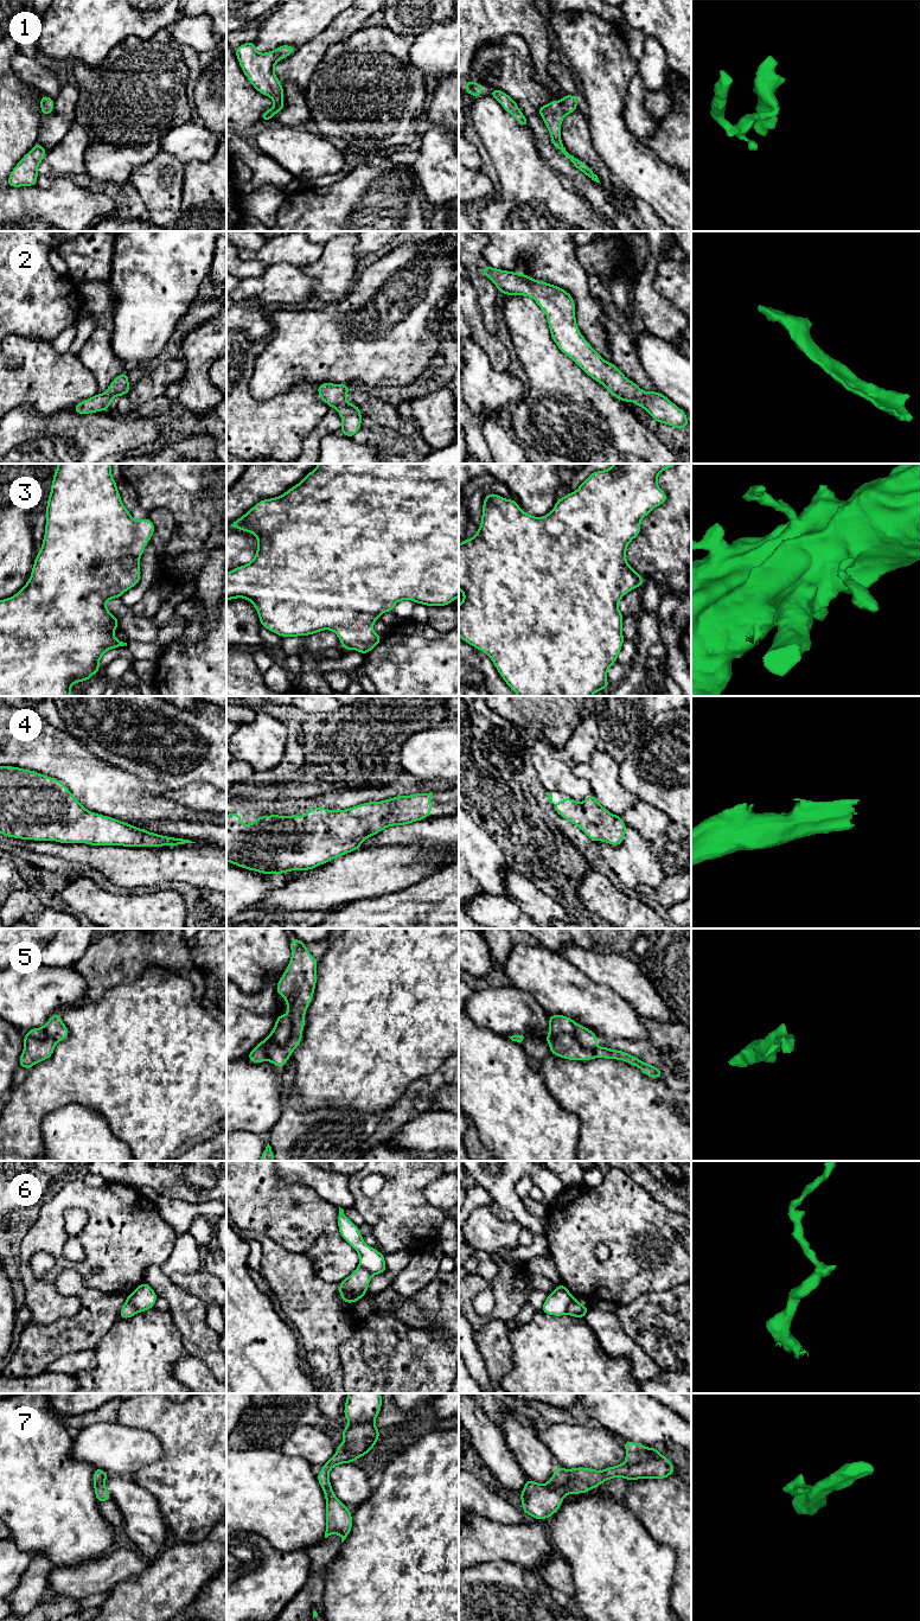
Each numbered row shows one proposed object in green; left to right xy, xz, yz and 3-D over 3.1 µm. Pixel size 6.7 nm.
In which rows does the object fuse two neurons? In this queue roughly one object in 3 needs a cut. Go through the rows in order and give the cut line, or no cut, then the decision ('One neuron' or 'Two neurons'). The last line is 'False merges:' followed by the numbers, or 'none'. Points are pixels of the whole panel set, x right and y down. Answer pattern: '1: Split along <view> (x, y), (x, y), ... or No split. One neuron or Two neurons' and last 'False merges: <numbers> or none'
1: No split. One neuron
2: No split. One neuron
3: No split. One neuron
4: No split. One neuron
5: Split along xz (288, 1012), (289, 1039), (279, 1046). Two neurons
6: Split along yz (573, 1297), (566, 1313). Two neurons
7: No split. One neuron
False merges: 5, 6

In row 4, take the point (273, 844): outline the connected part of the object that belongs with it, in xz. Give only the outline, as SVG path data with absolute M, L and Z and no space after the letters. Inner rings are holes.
M433 792L397 796L381 802L363 803L345 810L327 810L322 806L308 809L305 816L280 815L258 816L251 824L242 824L241 815L226 815L226 861L248 870L261 874L283 874L290 870L309 870L327 863L333 859L360 849L360 844L370 836L377 835L388 827L405 825L416 821L429 818L433 804L429 799Z

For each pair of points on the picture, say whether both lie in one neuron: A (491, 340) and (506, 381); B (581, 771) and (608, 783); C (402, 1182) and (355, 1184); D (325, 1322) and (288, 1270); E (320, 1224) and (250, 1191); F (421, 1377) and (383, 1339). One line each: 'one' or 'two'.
A: two
B: one
C: one
D: one
E: one
F: one

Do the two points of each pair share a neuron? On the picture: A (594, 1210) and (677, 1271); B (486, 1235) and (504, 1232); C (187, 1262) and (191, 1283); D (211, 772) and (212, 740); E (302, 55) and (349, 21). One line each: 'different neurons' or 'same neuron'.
A: same neuron
B: same neuron
C: different neurons
D: same neuron
E: same neuron

